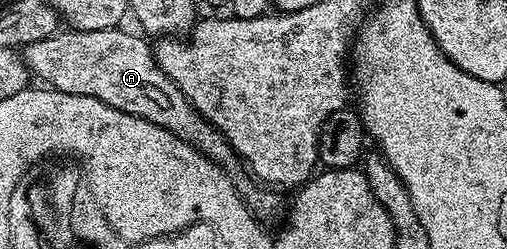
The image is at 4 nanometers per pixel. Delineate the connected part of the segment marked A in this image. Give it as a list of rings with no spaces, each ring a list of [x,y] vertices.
[[[123,27],[105,31],[60,31],[37,43],[22,46],[21,56],[32,78],[40,77],[46,88],[69,95],[96,97],[101,103],[109,103],[109,107],[117,107],[117,111],[157,123],[157,127],[165,127],[165,131],[188,141],[194,149],[201,151],[201,155],[227,172],[235,182],[236,191],[260,218],[273,216],[279,209],[280,194],[256,183],[246,172],[239,173],[241,162],[229,142],[192,107],[189,99],[185,99],[181,87],[161,71],[155,61],[154,48],[135,33],[126,33]]]

